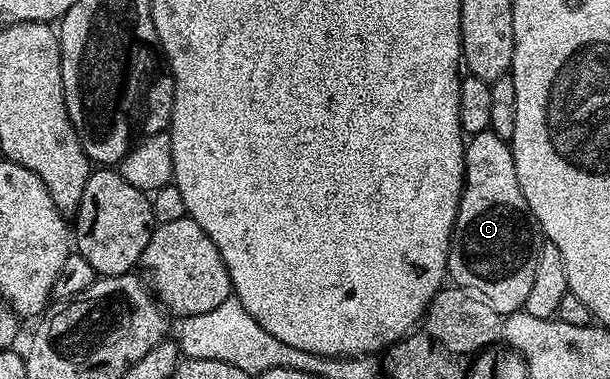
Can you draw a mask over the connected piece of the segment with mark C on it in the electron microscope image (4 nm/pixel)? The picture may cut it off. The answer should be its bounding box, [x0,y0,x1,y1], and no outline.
[446,129,539,314]

